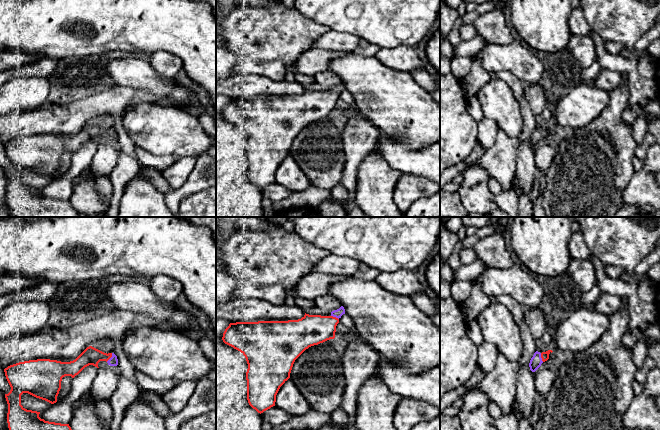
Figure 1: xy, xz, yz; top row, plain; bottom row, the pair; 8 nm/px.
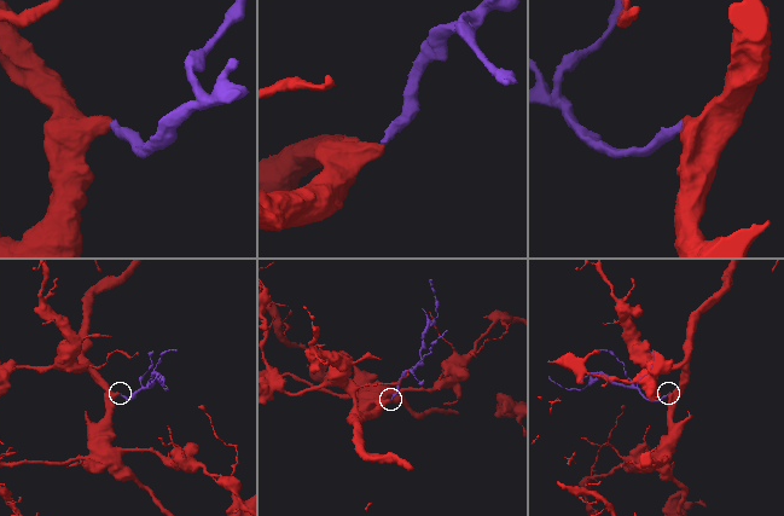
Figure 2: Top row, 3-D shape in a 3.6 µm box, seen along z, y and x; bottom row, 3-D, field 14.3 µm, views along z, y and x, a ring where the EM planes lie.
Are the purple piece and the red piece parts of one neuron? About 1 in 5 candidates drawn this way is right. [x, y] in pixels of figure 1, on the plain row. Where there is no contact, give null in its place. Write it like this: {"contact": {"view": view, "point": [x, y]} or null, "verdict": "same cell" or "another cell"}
{"contact": {"view": "xy", "point": [111, 133]}, "verdict": "same cell"}

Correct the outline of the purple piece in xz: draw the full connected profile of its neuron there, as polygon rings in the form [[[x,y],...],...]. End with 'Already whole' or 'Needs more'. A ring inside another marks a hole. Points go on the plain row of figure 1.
[[[345,85],[331,88],[330,92],[306,90],[298,96],[258,97],[230,99],[223,109],[225,120],[240,127],[246,134],[248,145],[247,176],[258,189],[275,182],[280,163],[290,154],[295,136],[309,123],[335,114],[336,102]]]. Needs more

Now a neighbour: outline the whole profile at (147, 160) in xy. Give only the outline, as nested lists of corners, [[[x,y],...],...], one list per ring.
[[[136,147],[136,155],[141,167],[160,172],[173,165],[176,161],[176,158],[171,155],[158,156],[139,147]]]

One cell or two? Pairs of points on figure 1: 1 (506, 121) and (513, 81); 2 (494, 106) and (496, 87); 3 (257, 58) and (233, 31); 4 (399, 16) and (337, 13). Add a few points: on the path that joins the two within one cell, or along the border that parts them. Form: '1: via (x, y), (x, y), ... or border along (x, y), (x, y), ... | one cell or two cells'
1: border along (495, 75), (509, 87), (521, 113) | two cells
2: via (496, 101), (496, 92) | one cell
3: via (253, 51), (240, 38) | one cell
4: via (384, 13), (352, 13) | one cell

